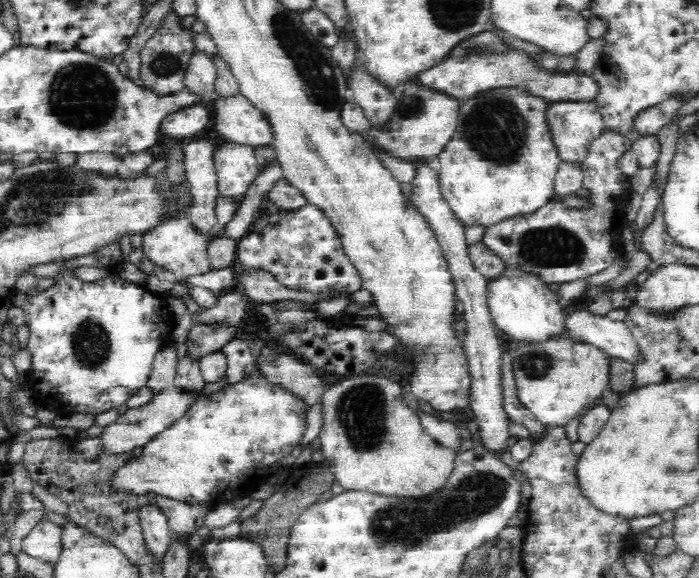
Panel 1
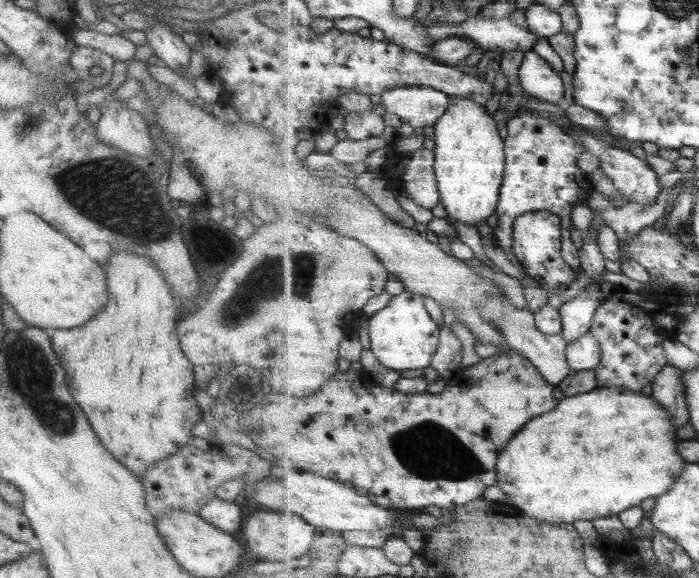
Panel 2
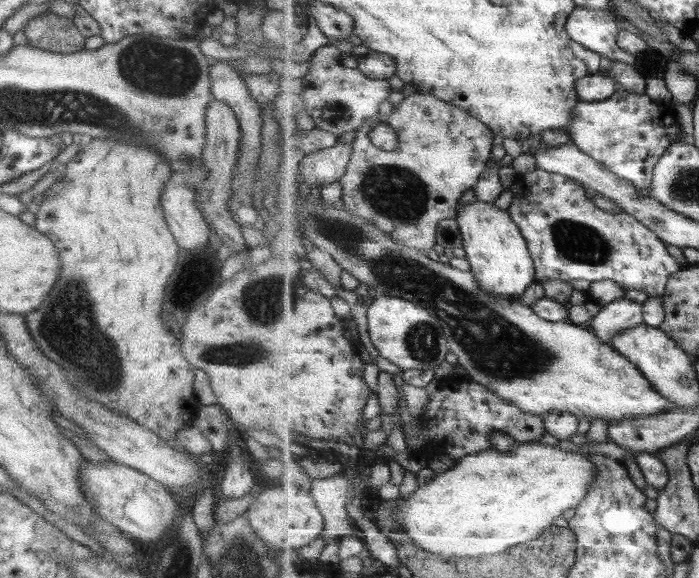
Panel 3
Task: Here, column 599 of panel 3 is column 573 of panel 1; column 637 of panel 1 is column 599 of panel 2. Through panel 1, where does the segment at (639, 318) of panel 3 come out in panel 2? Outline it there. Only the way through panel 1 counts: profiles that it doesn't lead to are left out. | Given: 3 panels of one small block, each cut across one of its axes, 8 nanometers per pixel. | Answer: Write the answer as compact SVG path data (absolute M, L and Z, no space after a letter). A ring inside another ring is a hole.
M591 331L569 344L566 353L571 374L583 370L594 370L603 358L601 343Z

